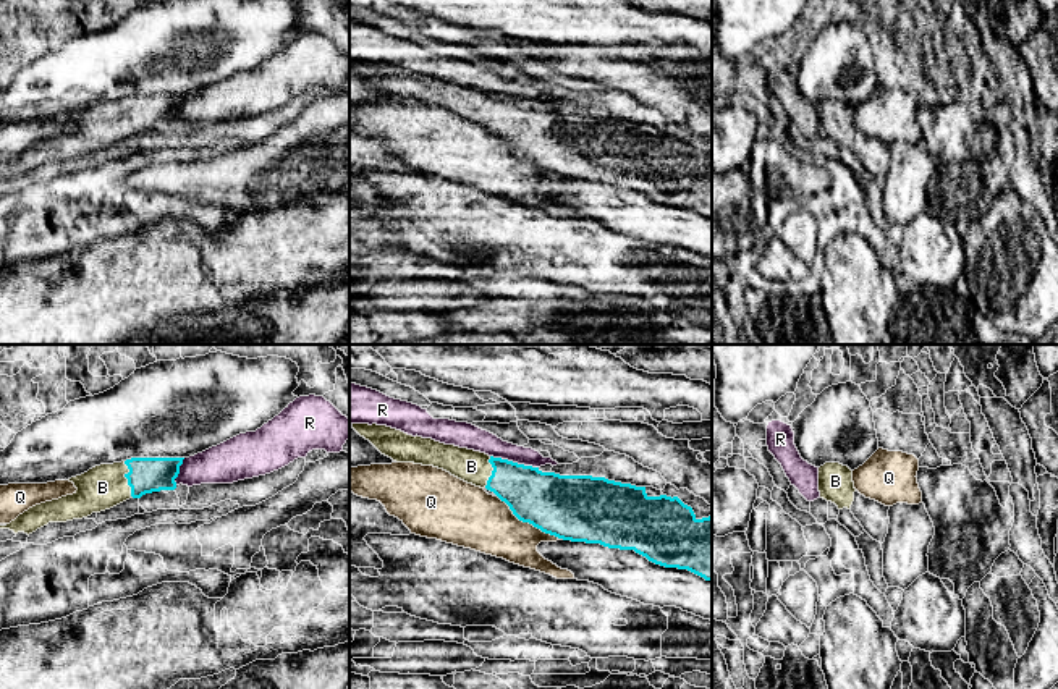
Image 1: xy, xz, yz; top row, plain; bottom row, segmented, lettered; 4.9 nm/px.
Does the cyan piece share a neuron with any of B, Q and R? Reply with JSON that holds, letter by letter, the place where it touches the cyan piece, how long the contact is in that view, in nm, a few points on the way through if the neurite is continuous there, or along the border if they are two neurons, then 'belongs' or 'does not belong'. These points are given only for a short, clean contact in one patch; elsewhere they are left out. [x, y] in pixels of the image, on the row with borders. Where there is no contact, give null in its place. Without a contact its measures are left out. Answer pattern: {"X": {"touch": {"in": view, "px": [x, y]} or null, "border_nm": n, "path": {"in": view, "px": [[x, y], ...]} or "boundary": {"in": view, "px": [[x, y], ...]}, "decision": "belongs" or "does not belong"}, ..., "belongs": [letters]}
{"B": {"touch": {"in": "xy", "px": [126, 477]}, "border_nm": 180, "path": {"in": "xy", "px": [[146, 474], [126, 477], [102, 487]]}, "decision": "belongs"}, "Q": {"touch": {"in": "xz", "px": [528, 521]}, "border_nm": 380, "decision": "does not belong"}, "R": {"touch": {"in": "xz", "px": [515, 463]}, "border_nm": 240, "decision": "does not belong"}, "belongs": ["B"]}

